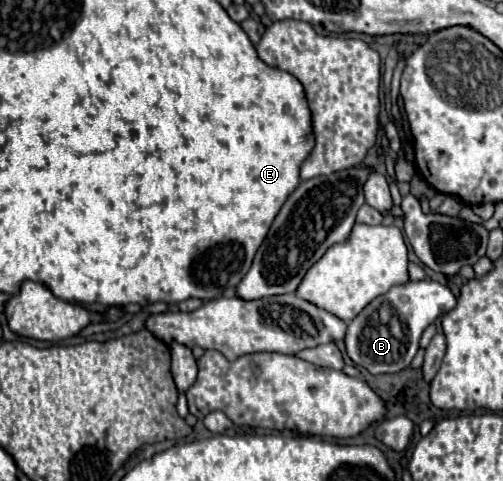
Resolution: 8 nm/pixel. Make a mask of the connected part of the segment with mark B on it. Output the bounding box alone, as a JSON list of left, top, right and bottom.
[344,280,456,374]

